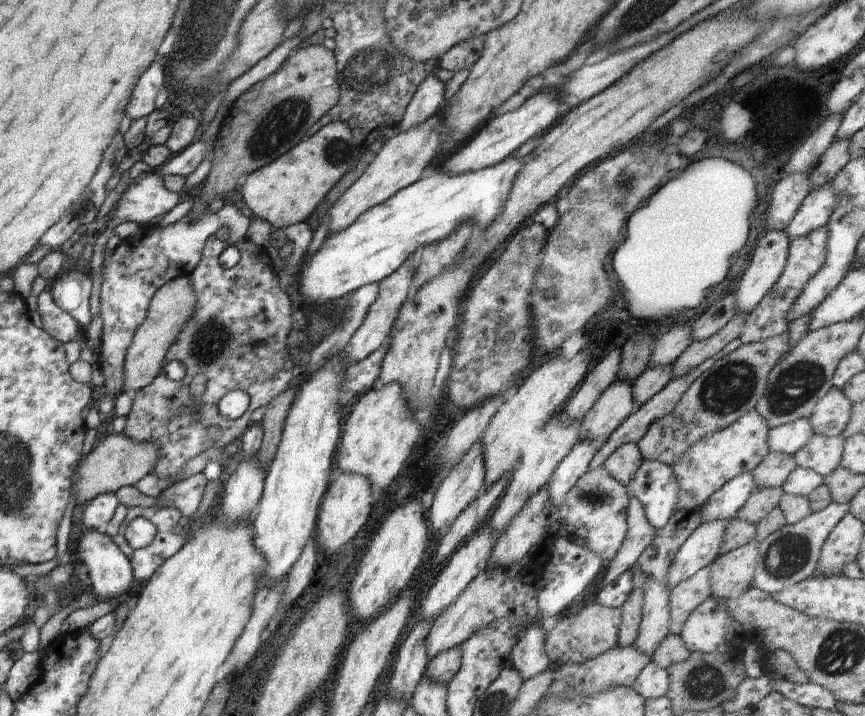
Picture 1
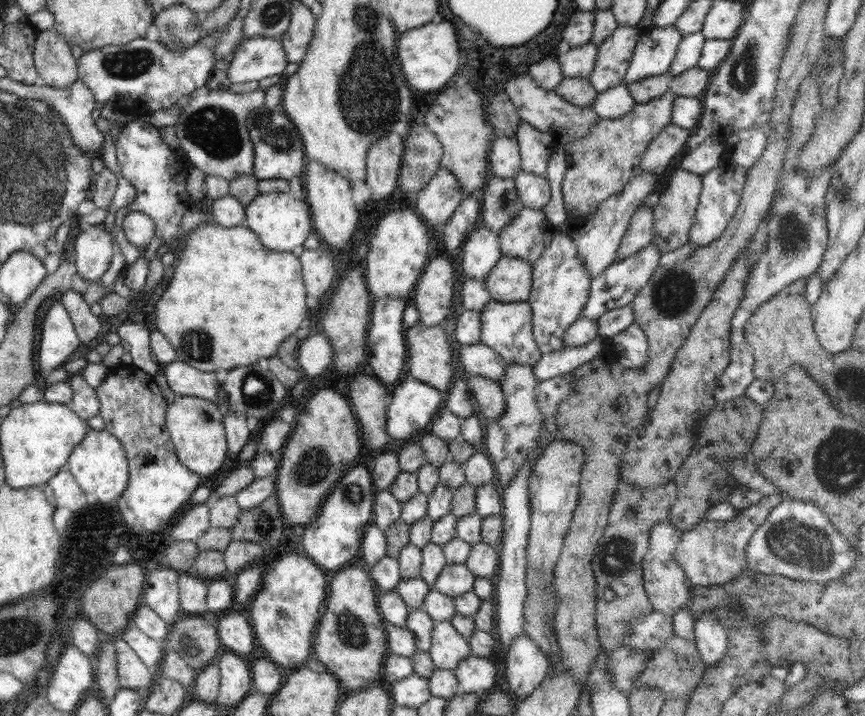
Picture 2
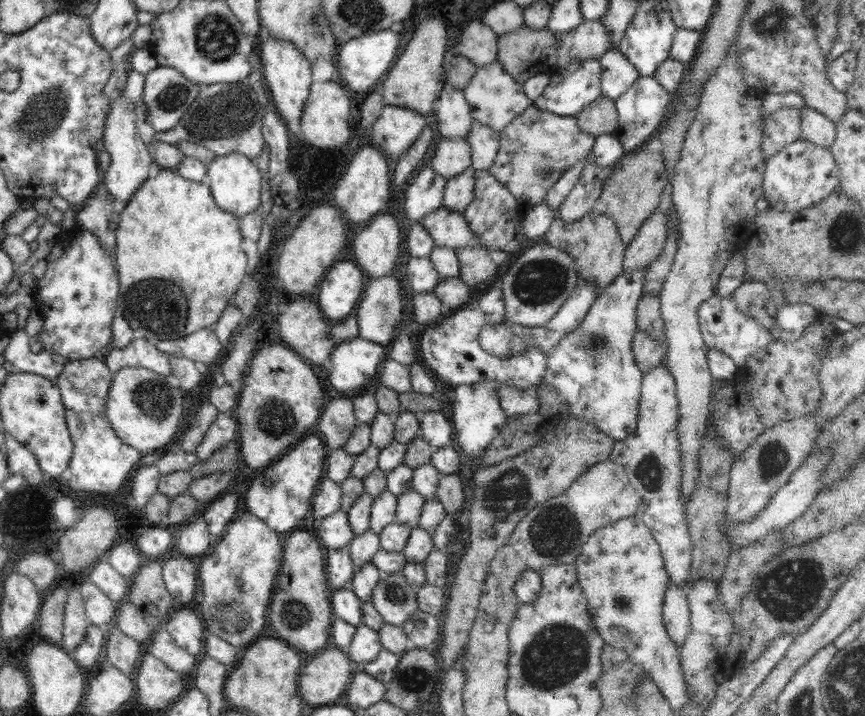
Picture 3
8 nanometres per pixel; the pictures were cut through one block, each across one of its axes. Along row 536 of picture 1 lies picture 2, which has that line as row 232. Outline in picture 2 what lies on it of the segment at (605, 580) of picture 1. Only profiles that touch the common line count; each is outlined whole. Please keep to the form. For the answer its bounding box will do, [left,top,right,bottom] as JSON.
[615,206,654,261]

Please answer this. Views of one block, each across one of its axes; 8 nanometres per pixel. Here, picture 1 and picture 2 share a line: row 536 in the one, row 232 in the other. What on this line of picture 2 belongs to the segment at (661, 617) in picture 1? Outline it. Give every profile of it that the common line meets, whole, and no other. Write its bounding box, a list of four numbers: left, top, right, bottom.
[653,169,702,254]

